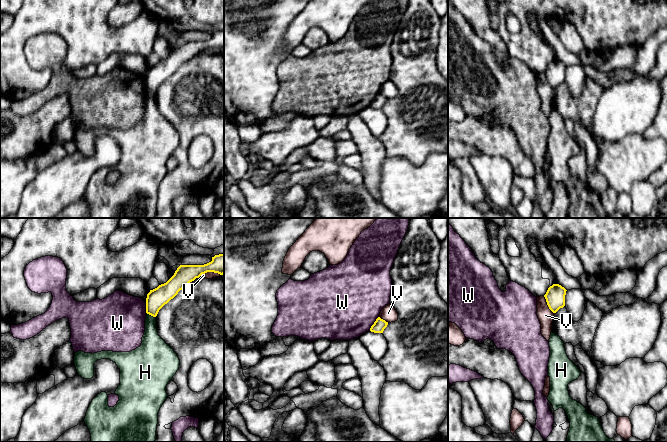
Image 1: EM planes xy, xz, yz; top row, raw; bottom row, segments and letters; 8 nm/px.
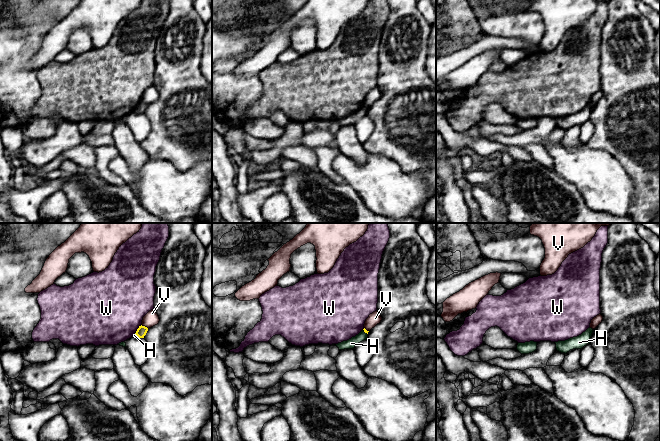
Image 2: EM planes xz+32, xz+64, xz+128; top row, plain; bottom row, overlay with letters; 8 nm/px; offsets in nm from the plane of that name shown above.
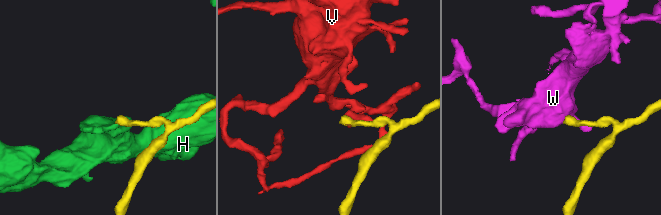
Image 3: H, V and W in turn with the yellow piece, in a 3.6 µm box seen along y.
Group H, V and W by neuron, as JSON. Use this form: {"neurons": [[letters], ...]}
{"neurons": [["H"], ["V"], ["W"]]}

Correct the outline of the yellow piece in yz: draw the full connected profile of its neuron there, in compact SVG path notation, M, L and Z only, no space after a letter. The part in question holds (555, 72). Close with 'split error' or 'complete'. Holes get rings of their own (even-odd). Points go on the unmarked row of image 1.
M559 60L550 62L544 71L549 85L556 89L565 82L566 65Z | complete

